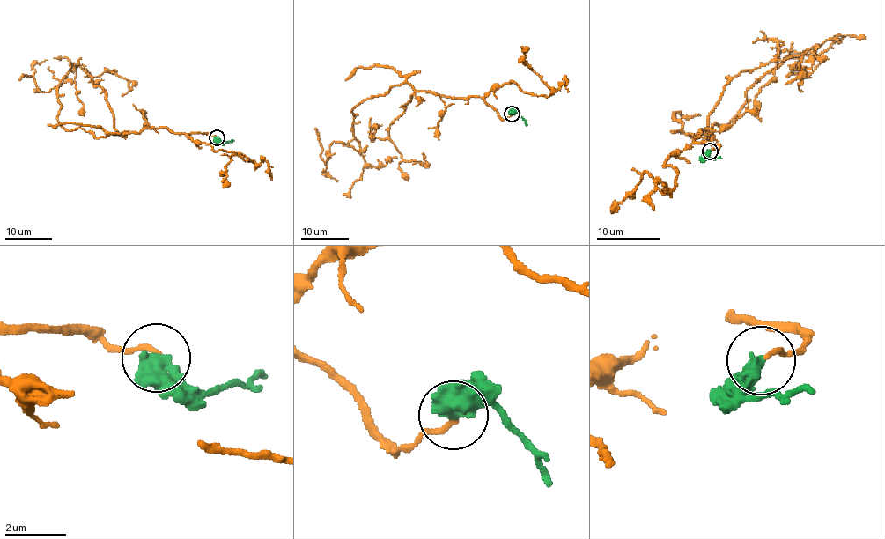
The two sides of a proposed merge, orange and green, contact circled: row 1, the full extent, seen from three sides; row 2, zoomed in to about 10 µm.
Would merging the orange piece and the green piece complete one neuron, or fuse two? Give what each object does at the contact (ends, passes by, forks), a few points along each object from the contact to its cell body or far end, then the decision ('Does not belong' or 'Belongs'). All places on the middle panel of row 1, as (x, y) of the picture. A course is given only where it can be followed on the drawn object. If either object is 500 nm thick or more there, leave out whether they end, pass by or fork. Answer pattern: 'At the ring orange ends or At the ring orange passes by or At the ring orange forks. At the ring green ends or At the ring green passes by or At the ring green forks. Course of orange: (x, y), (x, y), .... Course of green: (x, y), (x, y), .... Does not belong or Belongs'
Course of orange: (512, 114), (407, 83), (351, 110), (359, 152), (334, 141), (325, 163), (314, 128). Course of green: (511, 114), (518, 113), (526, 125). Does not belong

